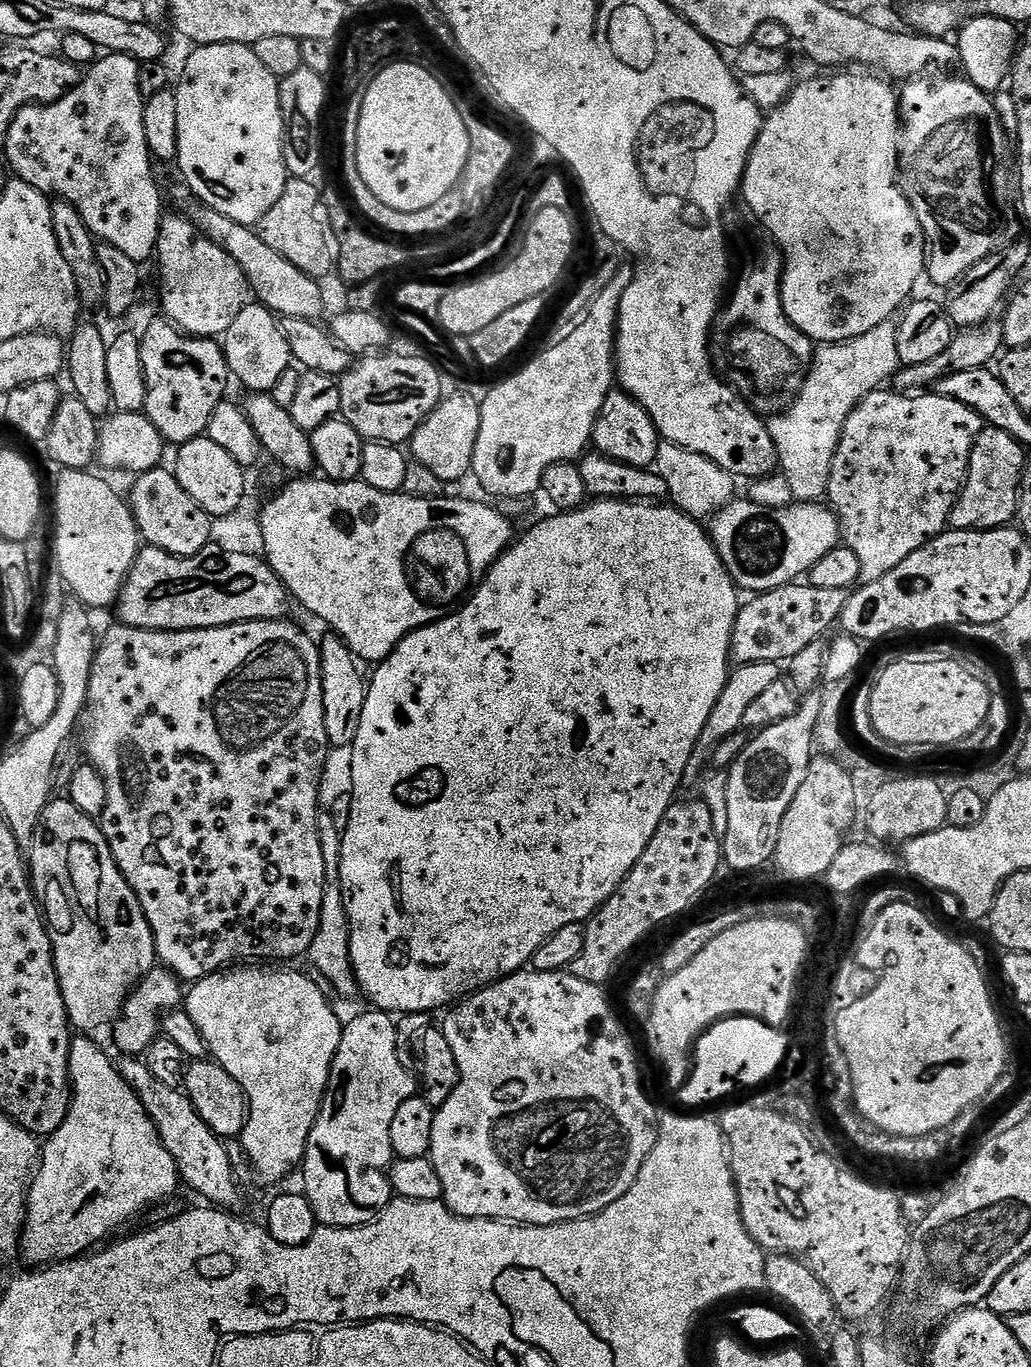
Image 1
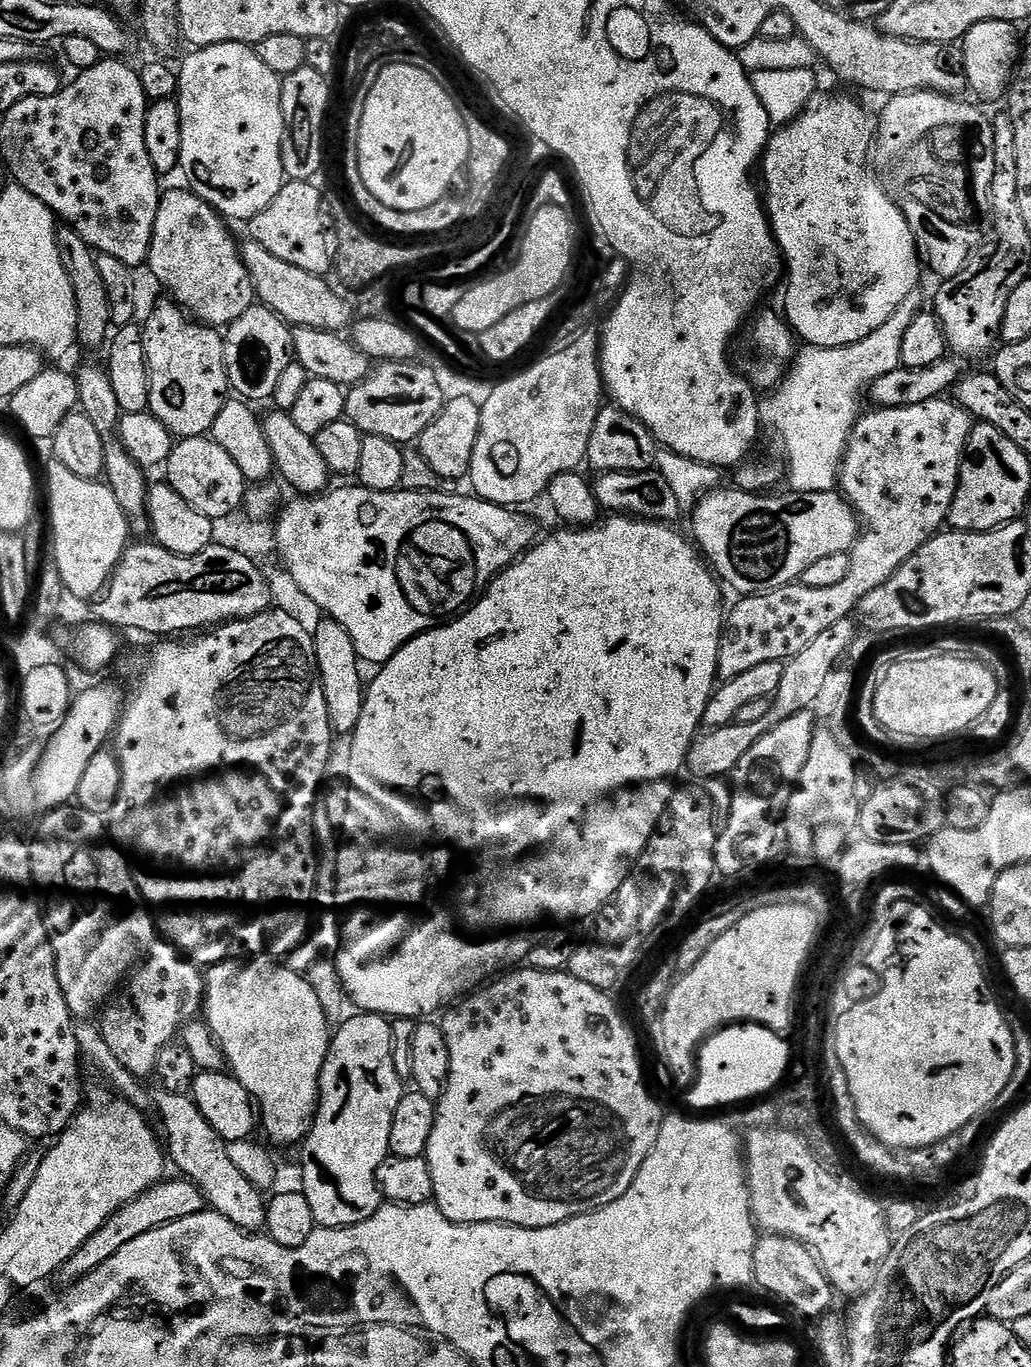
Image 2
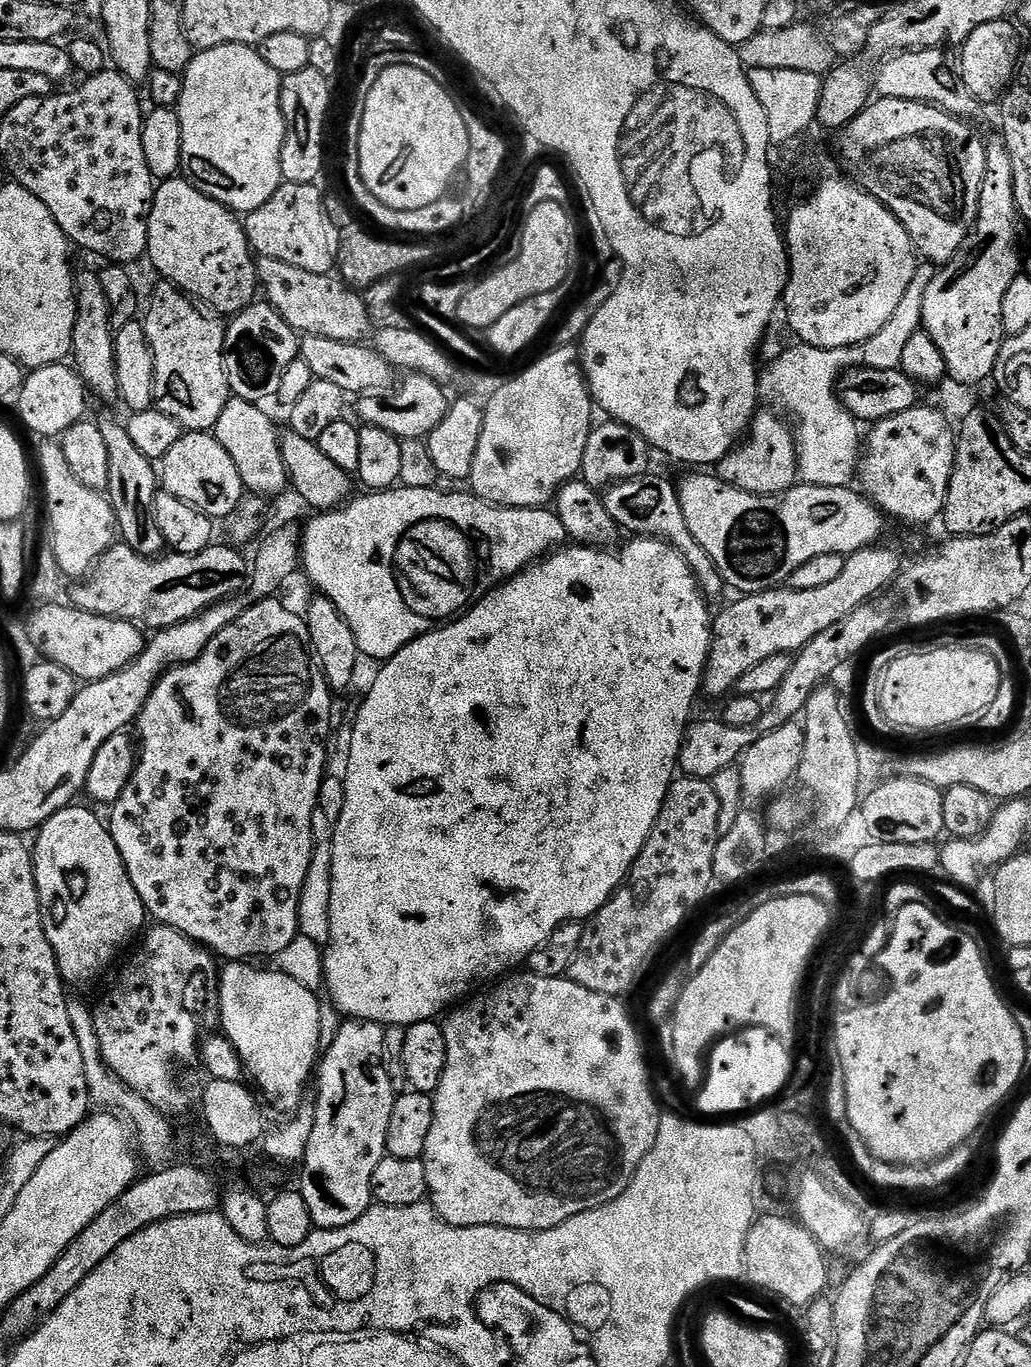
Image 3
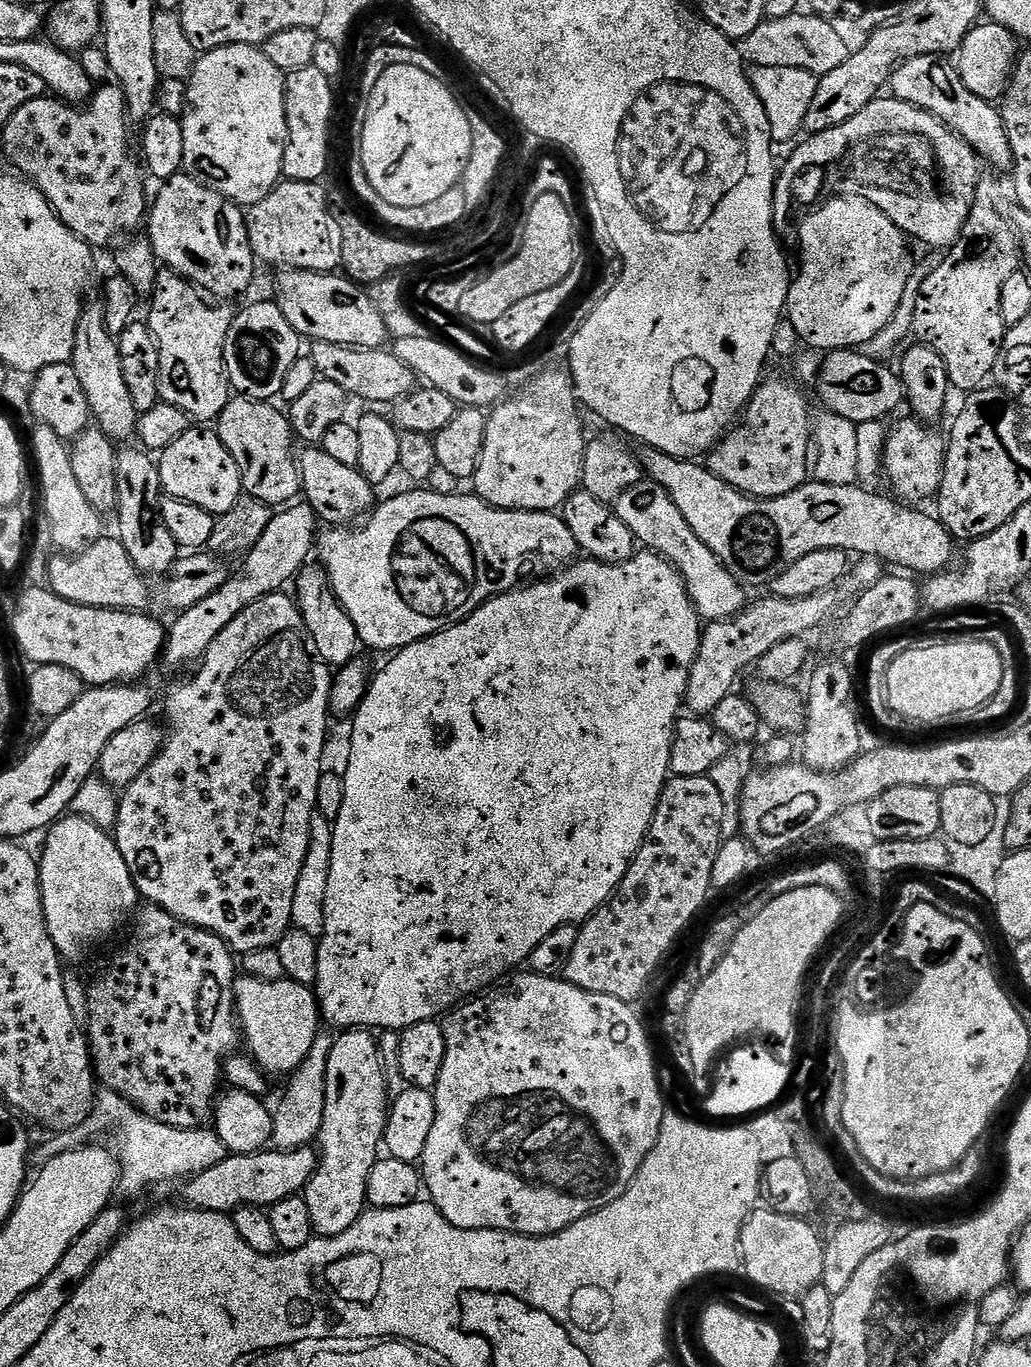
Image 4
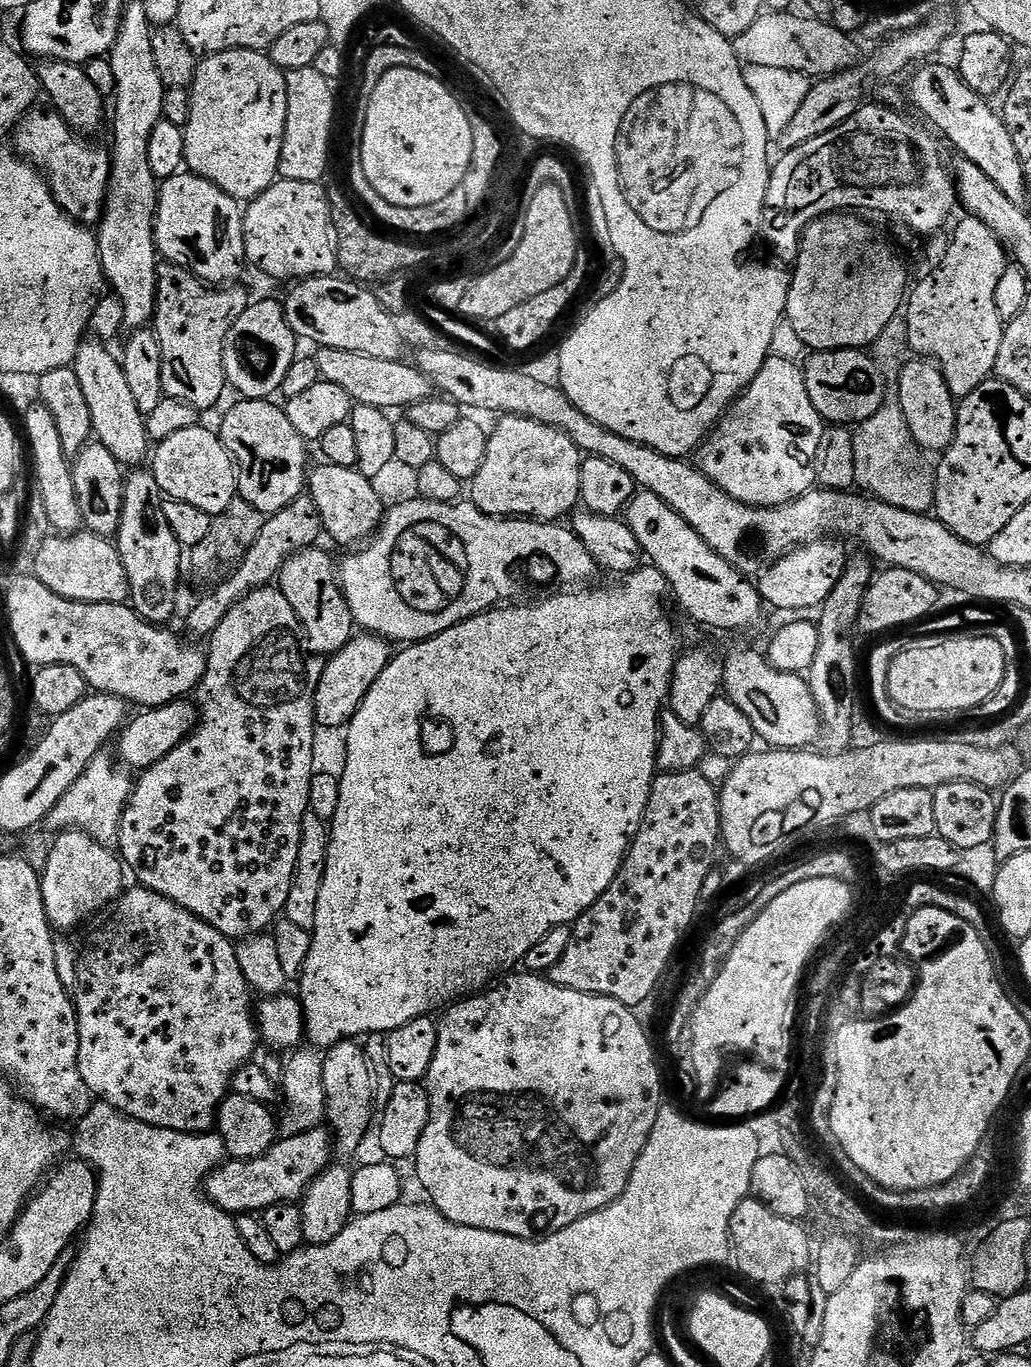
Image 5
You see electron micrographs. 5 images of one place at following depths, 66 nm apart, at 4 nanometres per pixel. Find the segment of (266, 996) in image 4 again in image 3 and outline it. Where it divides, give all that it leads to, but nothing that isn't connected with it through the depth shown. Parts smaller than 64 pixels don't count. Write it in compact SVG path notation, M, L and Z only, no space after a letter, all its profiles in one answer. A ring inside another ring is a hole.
M228 962L219 969L220 1011L218 1024L223 1035L238 1050L240 1060L244 1063L245 1073L252 1076L251 1083L262 1093L263 1099L273 1104L280 1112L292 1114L301 1107L304 1099L304 1087L308 1079L313 1079L322 1055L319 1048L319 1008L321 1001L317 993L307 989L302 982L288 977L279 970L255 968L252 962Z

